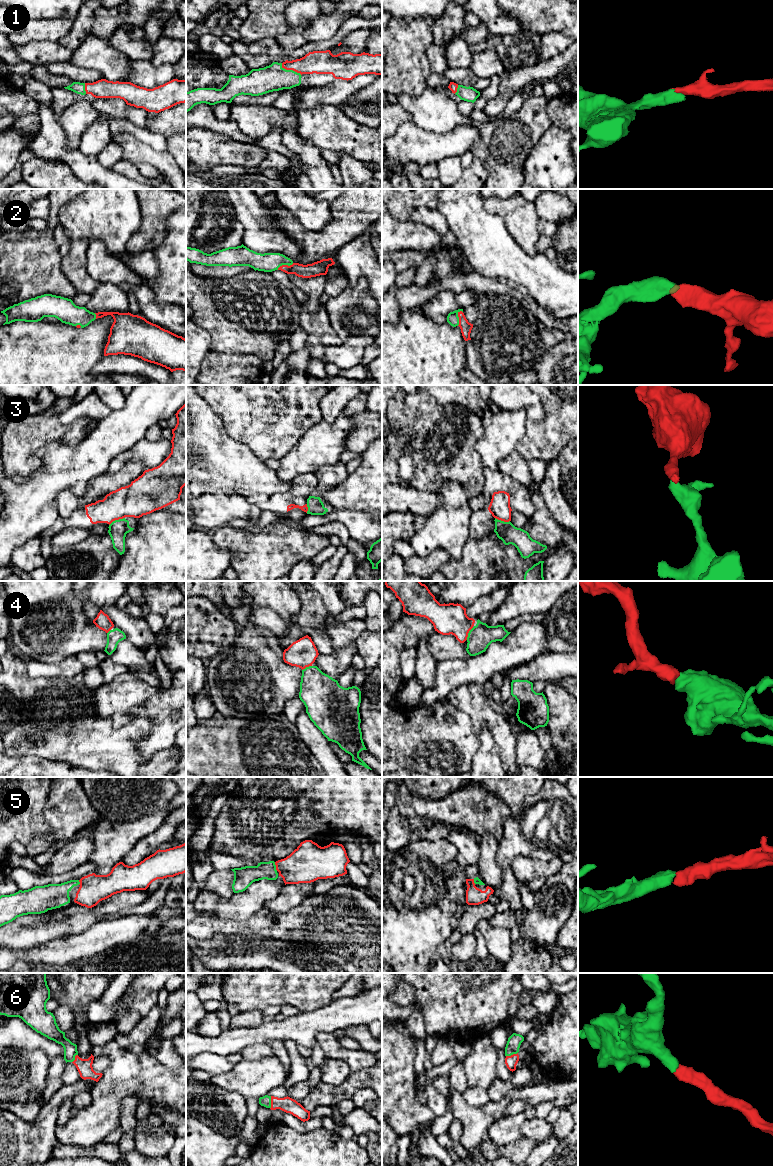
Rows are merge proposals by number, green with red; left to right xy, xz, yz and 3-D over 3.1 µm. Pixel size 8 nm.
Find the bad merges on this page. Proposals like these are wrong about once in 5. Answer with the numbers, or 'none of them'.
3

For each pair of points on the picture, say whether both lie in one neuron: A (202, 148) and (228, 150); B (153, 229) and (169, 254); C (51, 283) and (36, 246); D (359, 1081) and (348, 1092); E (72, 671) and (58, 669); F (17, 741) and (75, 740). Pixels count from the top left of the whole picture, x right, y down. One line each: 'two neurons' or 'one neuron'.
A: one neuron
B: two neurons
C: one neuron
D: one neuron
E: one neuron
F: one neuron

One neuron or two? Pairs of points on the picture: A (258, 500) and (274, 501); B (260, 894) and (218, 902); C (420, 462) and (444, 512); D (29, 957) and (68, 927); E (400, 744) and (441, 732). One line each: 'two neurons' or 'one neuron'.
A: one neuron
B: one neuron
C: two neurons
D: two neurons
E: one neuron

